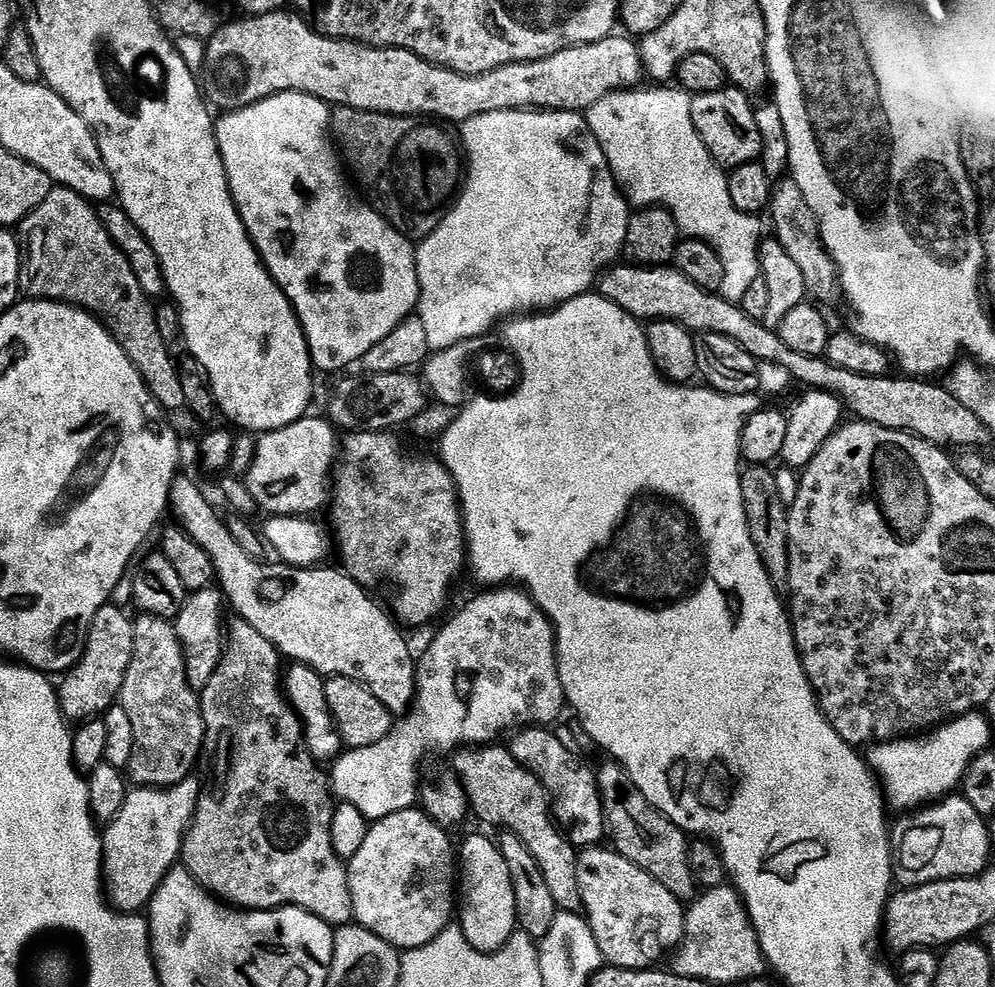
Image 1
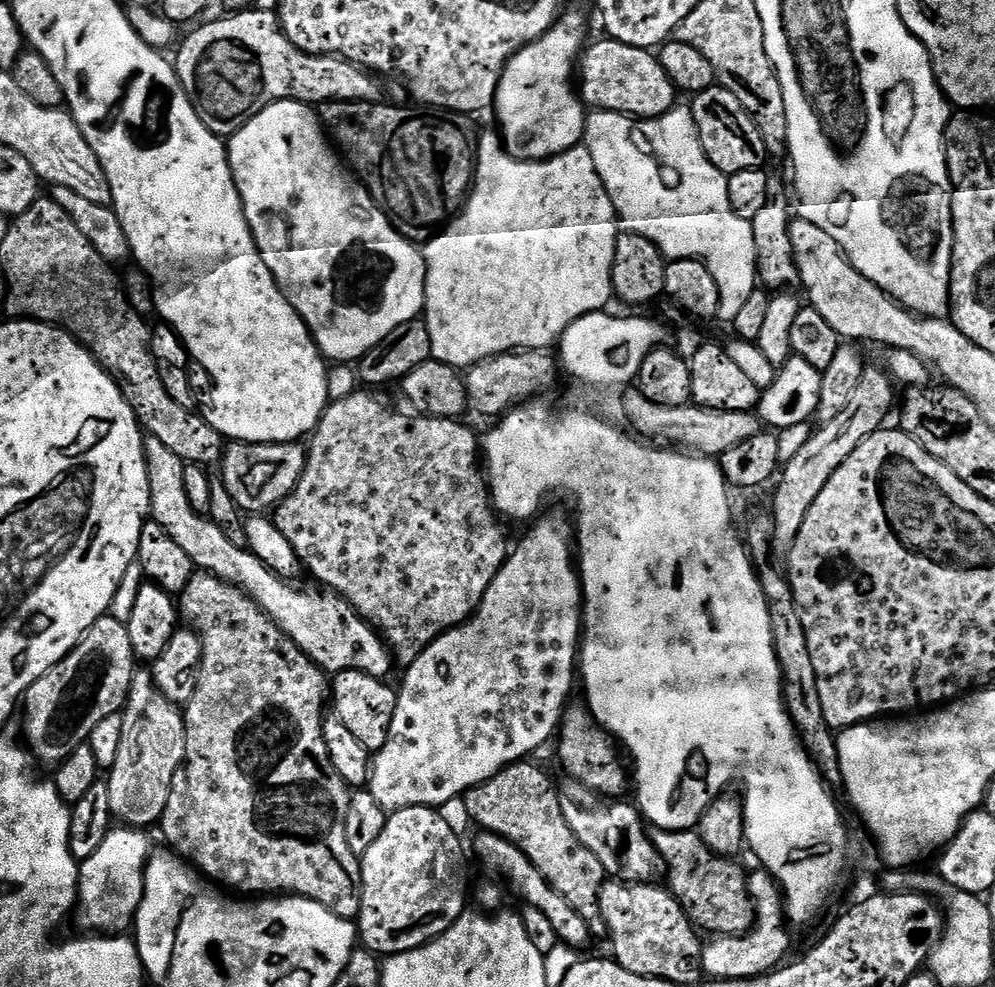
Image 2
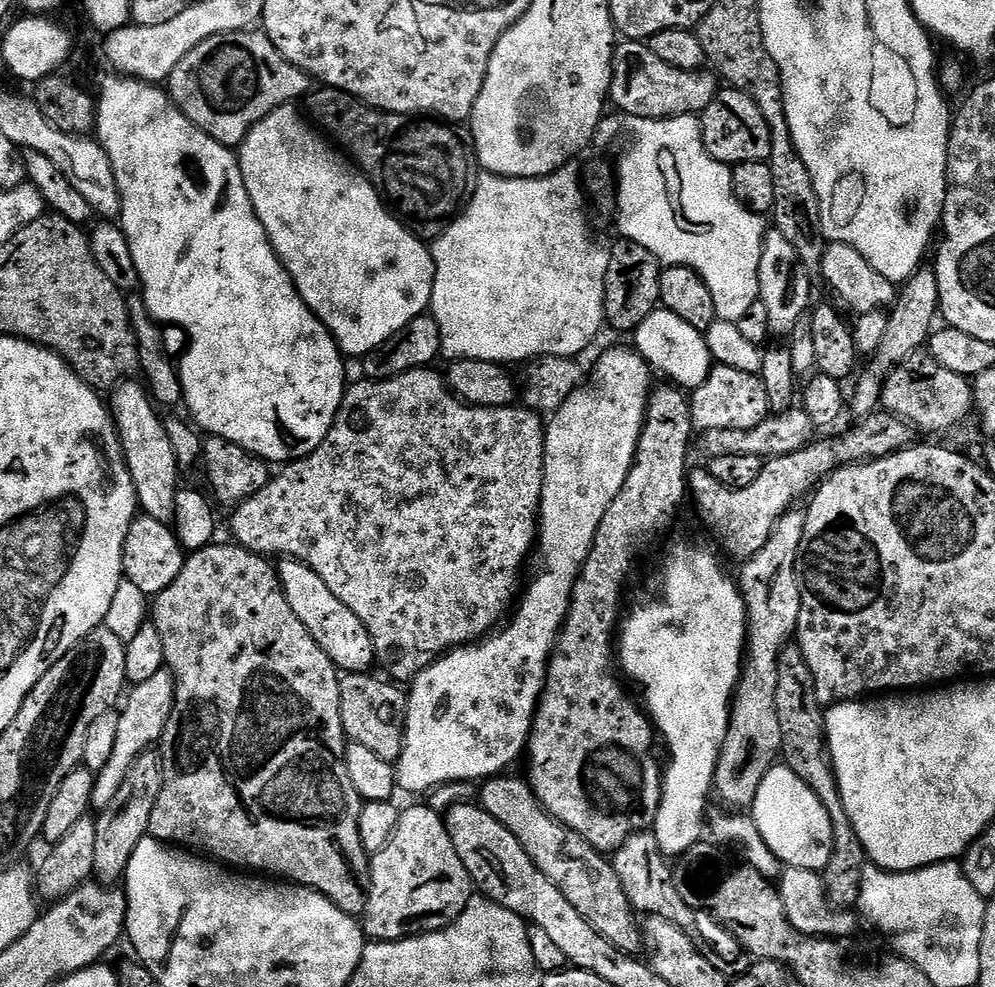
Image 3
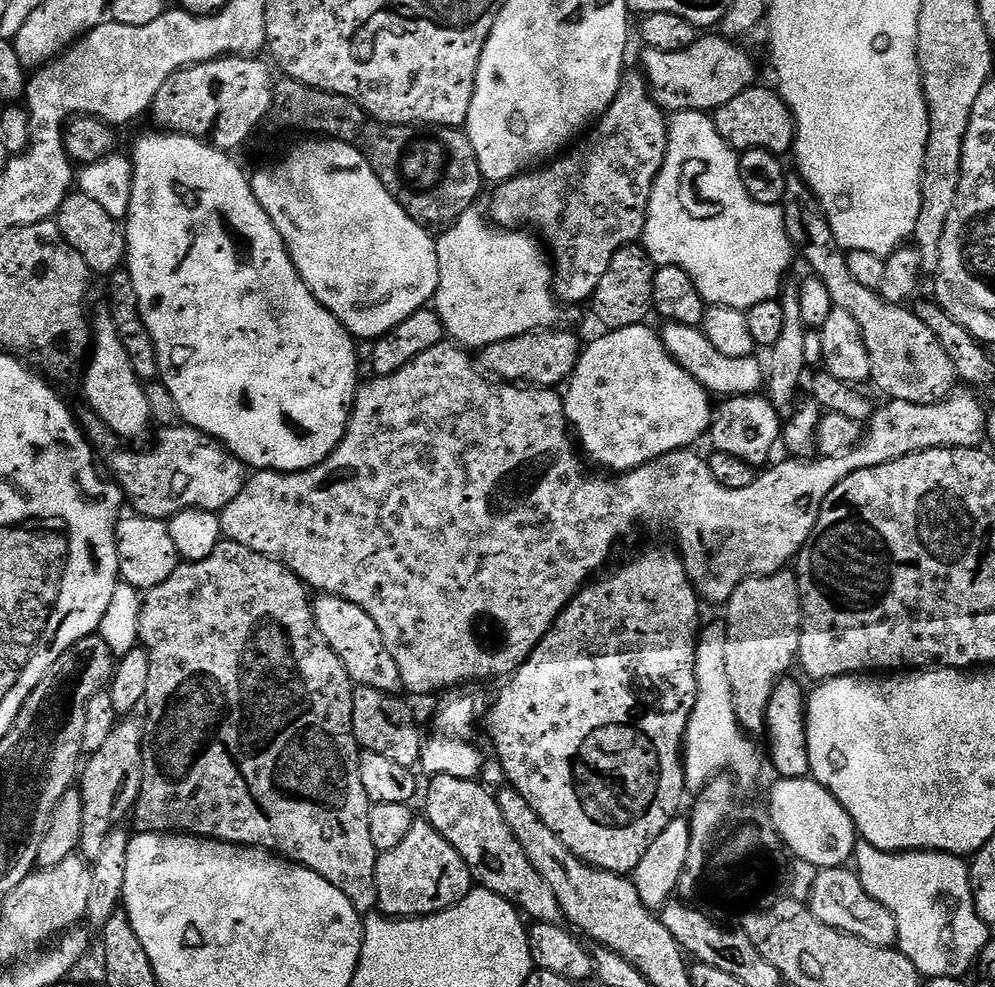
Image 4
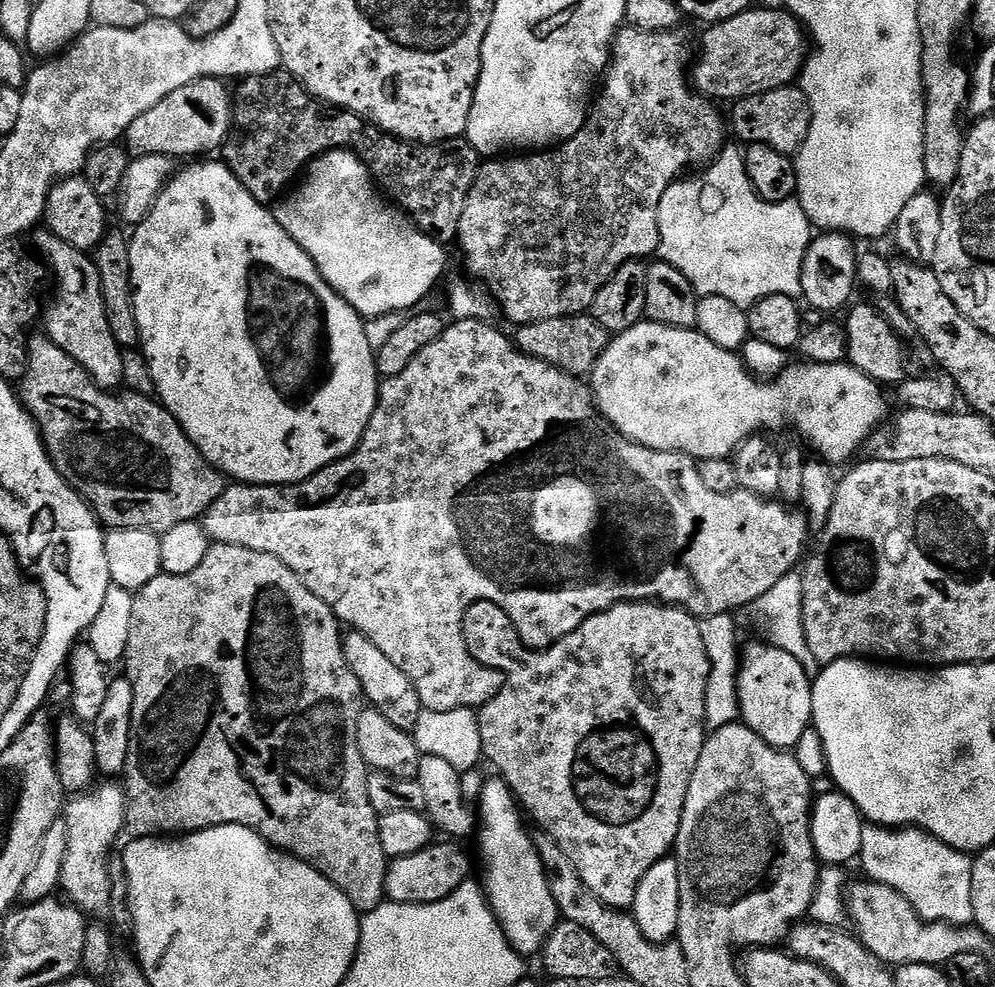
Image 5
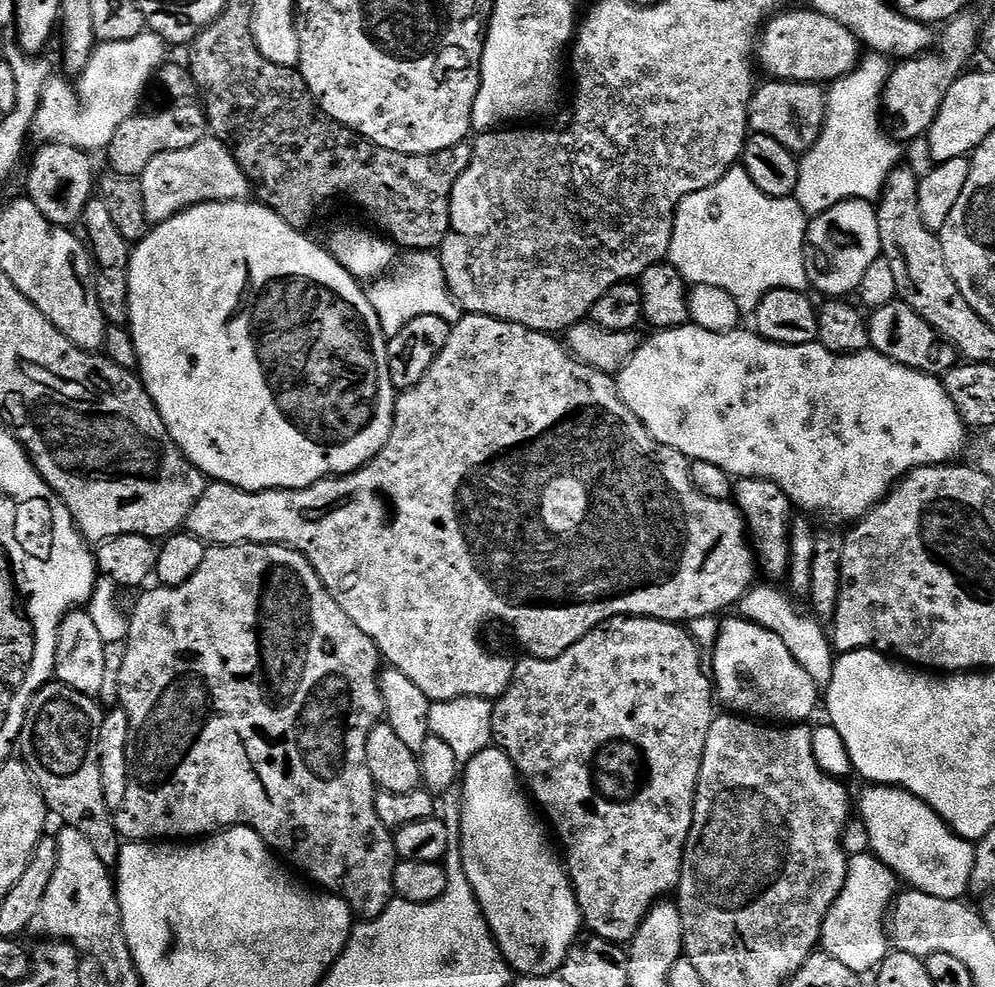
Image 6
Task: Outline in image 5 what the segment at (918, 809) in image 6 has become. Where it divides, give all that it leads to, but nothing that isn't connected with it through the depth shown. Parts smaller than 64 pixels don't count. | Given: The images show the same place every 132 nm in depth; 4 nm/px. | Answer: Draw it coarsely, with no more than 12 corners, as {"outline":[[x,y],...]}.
{"outline":[[865,823],[858,864],[929,924],[974,921],[972,861]]}

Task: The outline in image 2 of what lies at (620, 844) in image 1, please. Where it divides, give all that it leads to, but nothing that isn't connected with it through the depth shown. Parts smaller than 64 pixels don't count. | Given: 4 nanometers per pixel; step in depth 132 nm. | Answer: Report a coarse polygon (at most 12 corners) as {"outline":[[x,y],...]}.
{"outline":[[696,830],[651,833],[668,891],[697,929],[756,923],[748,876]]}

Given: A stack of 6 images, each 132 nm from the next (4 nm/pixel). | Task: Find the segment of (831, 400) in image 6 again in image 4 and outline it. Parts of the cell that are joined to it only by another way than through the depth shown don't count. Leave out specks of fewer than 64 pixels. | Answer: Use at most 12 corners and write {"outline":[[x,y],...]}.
{"outline":[[643,323],[587,341],[563,393],[616,474],[709,435],[708,389]]}

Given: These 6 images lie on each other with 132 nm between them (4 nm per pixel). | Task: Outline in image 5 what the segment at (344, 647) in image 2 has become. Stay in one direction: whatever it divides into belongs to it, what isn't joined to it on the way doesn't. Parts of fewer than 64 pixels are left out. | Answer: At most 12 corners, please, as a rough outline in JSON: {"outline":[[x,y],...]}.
{"outline":[[40,231],[43,331],[99,388],[124,384],[96,261]]}

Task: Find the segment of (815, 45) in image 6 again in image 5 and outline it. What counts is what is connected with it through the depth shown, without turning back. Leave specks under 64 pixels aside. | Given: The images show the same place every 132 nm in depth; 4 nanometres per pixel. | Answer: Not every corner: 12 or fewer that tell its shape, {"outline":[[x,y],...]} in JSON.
{"outline":[[791,12],[703,29],[690,72],[713,102],[786,88],[810,52]]}

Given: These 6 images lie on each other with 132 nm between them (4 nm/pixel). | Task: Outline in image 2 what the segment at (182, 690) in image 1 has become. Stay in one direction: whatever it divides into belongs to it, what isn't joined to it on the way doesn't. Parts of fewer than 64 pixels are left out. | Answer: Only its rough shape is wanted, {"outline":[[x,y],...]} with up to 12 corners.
{"outline":[[132,675],[106,772],[121,825],[159,825],[184,763],[183,711]]}

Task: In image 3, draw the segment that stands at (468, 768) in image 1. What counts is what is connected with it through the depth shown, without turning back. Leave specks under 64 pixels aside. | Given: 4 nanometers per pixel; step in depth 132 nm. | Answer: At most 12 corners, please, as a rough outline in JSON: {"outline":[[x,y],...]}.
{"outline":[[527,779],[483,781],[478,803],[614,947],[639,953],[611,859],[556,820]]}

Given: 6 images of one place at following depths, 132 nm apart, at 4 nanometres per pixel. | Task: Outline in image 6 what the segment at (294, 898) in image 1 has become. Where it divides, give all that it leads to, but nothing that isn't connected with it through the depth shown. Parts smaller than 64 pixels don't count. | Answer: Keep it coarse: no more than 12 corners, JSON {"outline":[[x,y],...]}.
{"outline":[[281,544],[141,591],[128,842],[252,828],[376,920],[382,657]]}

